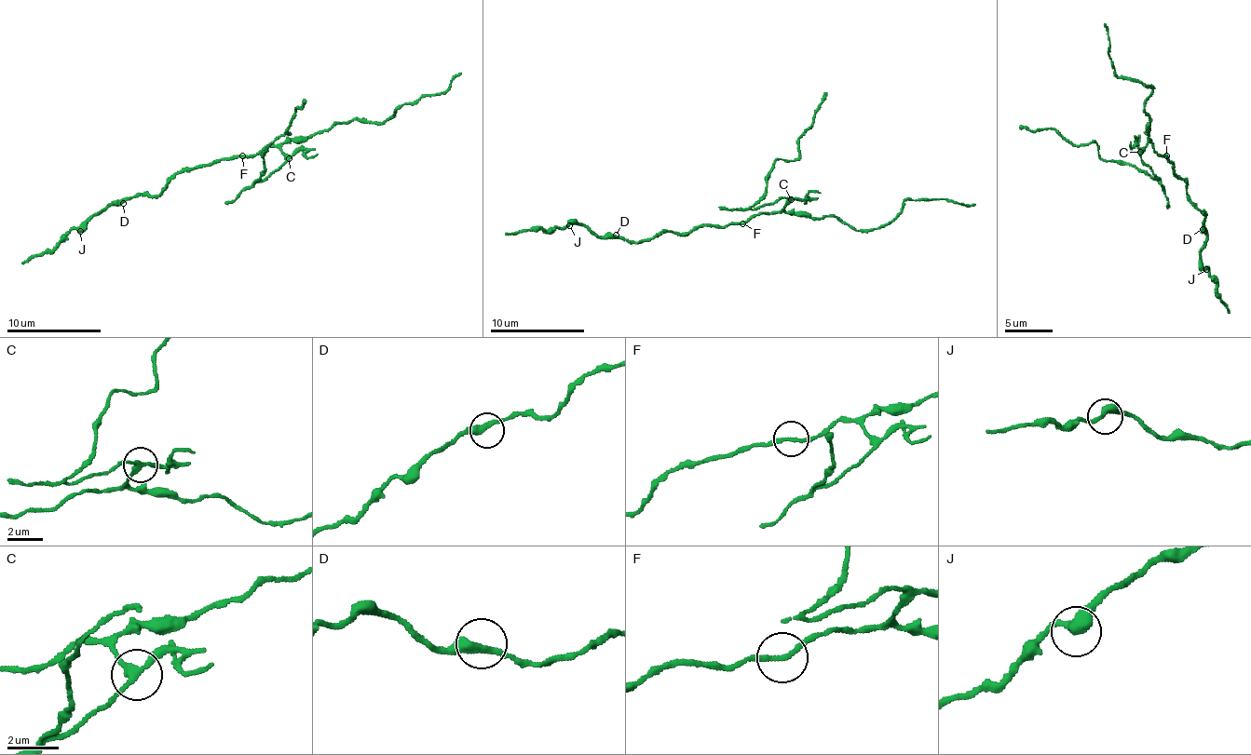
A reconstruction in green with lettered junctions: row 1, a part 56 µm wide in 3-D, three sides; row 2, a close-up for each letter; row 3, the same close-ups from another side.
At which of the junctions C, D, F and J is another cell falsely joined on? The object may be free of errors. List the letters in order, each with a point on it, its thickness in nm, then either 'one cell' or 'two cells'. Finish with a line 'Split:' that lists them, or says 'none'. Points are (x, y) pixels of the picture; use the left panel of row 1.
C: at (289, 158); 260 nm thick; two cells
D: at (123, 203); 360 nm thick; one cell
F: at (242, 155); 200 nm thick; one cell
J: at (80, 231); 380 nm thick; one cell
Split: C

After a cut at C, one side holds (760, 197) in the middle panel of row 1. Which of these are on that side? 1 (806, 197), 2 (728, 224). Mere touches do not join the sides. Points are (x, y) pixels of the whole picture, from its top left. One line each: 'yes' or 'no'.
1: yes
2: no

